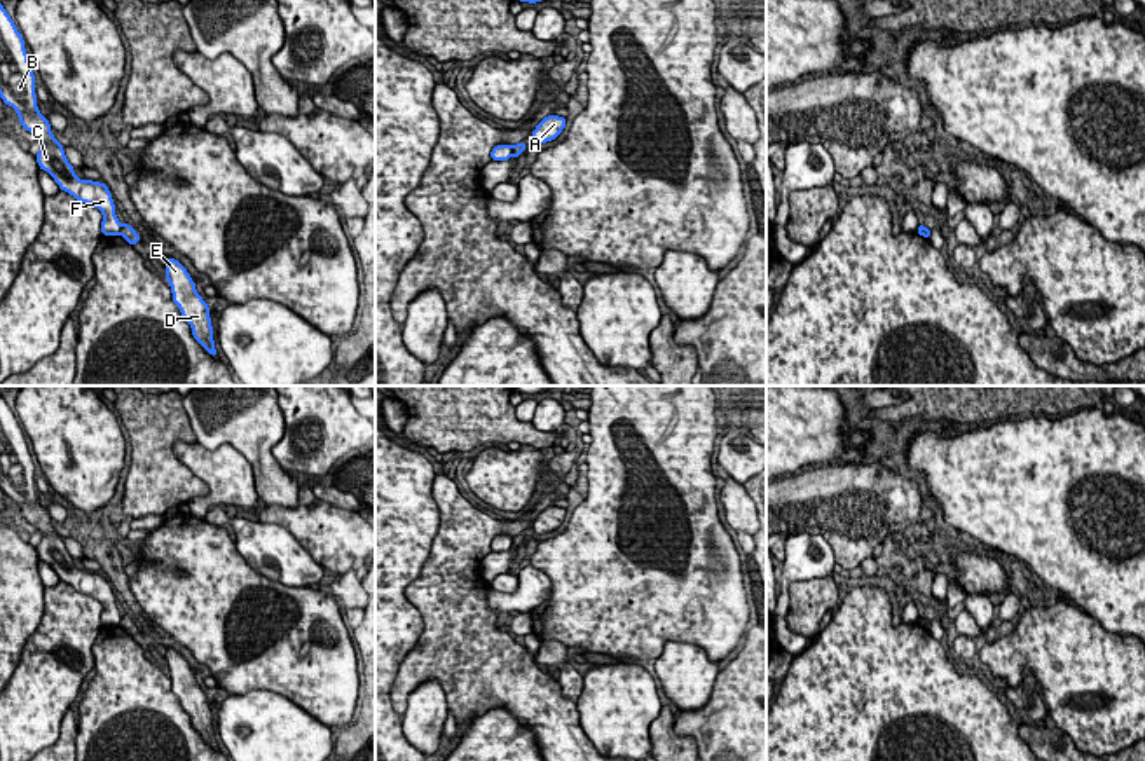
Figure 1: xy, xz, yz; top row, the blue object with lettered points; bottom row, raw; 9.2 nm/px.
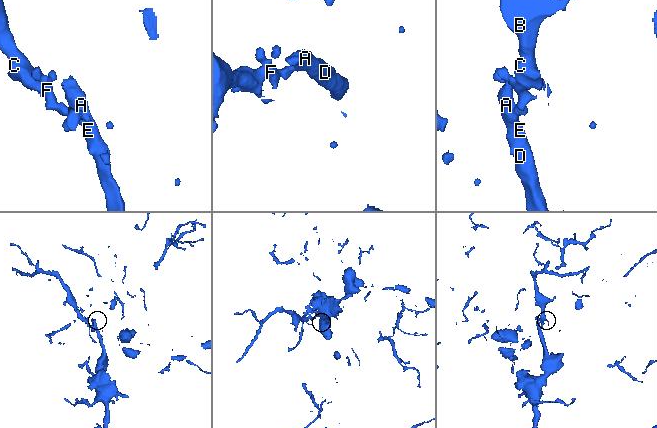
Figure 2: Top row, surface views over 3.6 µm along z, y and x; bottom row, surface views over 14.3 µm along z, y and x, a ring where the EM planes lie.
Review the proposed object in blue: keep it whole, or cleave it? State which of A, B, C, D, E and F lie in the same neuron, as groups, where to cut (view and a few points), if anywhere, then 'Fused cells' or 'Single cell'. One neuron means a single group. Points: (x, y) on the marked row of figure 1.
Groups: A D E / B C F. Split along xy (119, 226), (121, 233). Fused cells

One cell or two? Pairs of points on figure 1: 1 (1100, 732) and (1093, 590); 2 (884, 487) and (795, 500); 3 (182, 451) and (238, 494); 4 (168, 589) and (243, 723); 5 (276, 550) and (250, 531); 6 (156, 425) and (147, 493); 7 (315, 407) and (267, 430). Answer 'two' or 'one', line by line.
1: two
2: one
3: one
4: two
5: one
6: one
7: two

